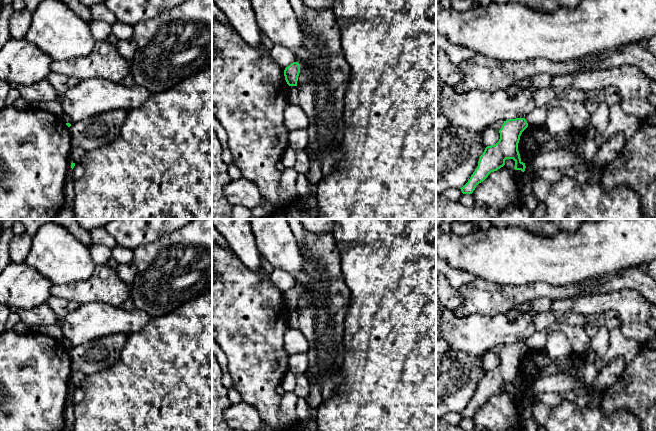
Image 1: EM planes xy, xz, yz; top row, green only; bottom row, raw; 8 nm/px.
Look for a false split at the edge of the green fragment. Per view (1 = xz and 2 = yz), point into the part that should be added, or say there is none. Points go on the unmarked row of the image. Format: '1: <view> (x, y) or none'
1: none
2: none

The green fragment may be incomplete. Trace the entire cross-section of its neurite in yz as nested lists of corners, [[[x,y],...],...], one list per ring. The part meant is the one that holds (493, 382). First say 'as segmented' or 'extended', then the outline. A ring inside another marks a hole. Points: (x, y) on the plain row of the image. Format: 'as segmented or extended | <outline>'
as segmented | [[[525,342],[504,345],[499,354],[500,363],[495,369],[487,370],[480,380],[478,390],[468,406],[461,411],[463,418],[472,418],[476,410],[483,406],[491,396],[505,389],[506,383],[515,385],[515,394],[525,395],[525,387],[521,385],[518,367],[522,356],[528,351]]]

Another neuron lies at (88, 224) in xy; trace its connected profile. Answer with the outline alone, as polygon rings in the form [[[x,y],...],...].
[[[76,219],[85,230],[91,231],[96,228],[105,227],[113,219]]]

